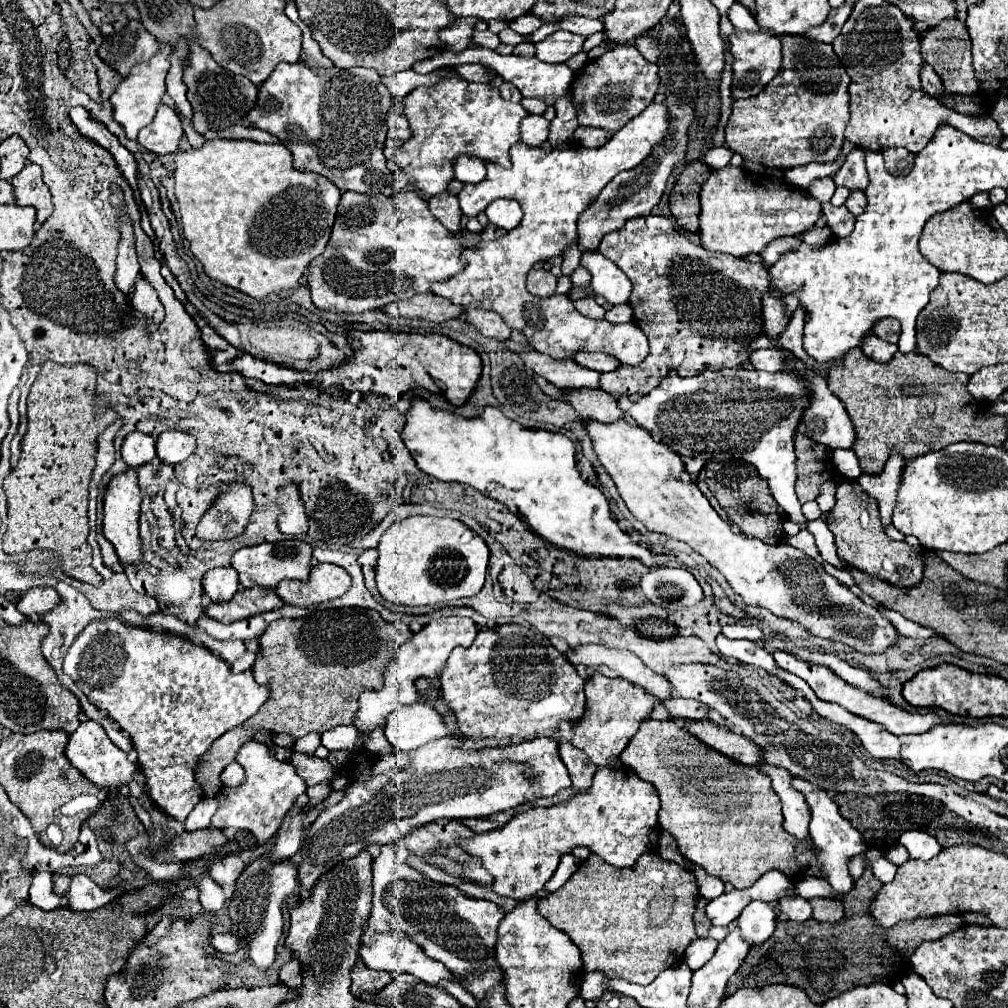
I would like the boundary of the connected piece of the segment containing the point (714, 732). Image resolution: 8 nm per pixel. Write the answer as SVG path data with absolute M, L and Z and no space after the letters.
M704 720L704 722L678 722L678 724L682 724L688 732L692 732L698 740L708 744L710 748L718 750L720 754L726 754L728 758L732 758L740 764L756 766L758 762L764 760L764 756L762 756L764 752L756 742L752 742L746 736L734 734L726 728L720 728L710 720Z

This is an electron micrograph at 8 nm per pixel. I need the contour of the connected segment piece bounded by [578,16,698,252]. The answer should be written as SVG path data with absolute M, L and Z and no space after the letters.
M664 16L660 20L662 28L652 28L646 32L646 36L652 36L658 40L658 76L664 92L664 106L668 110L668 132L660 144L654 146L652 154L642 160L636 168L620 172L598 196L594 206L586 210L580 220L578 220L578 234L580 234L580 246L584 252L594 252L596 246L600 244L602 236L618 230L626 224L626 220L636 218L636 216L646 216L650 214L652 206L656 206L666 190L668 176L672 170L684 162L686 150L688 150L688 128L692 126L696 118L696 98L698 98L698 80L696 80L696 60L694 60L694 50L688 44L688 38L680 34L678 30L678 16Z

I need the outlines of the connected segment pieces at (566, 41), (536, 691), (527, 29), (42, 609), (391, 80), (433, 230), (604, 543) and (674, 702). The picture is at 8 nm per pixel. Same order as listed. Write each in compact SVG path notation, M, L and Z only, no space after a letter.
M558 30L550 34L546 40L536 44L536 58L548 64L558 64L566 62L574 54L582 50L584 38L578 38L576 34L570 34L566 30Z
M518 624L480 630L472 646L454 648L440 680L444 682L442 696L456 718L460 734L472 740L496 738L500 746L520 744L538 736L546 736L550 734L550 730L574 724L584 716L586 710L584 680L578 676L576 668L550 644L546 636Z
M524 14L524 16L518 16L516 20L512 20L508 26L510 26L514 32L518 32L518 34L528 36L528 34L532 34L534 30L538 30L538 28L542 26L542 20L534 18L532 14Z
M50 586L30 588L26 594L22 594L22 598L18 600L16 606L24 616L30 616L30 614L44 616L48 610L52 610L58 604L58 600L60 600L58 592Z
M406 70L406 72L398 72L396 76L382 76L382 84L388 86L392 98L402 100L406 94L410 94L410 90L418 88L418 86L434 86L434 82L438 82L438 78L446 74L446 70L436 70L430 74L416 74L414 70Z
M344 192L338 204L336 222L332 228L330 242L324 250L324 260L314 258L308 266L308 288L312 292L312 302L320 310L330 312L366 312L384 308L400 298L410 298L412 294L430 292L432 282L444 282L454 274L462 272L460 262L462 248L456 238L436 220L416 192L398 192L394 196L364 196L358 192Z
M414 398L406 414L404 440L422 472L442 482L472 486L484 496L502 502L536 534L558 548L584 556L636 558L646 566L668 562L666 556L652 554L620 530L606 496L580 478L574 458L576 446L560 432L526 430L494 406L484 408L478 418L462 418L434 410L426 400Z
M668 698L664 702L660 702L666 712L668 718L672 720L704 720L708 716L708 706L702 706L700 702L694 700L684 700L684 698Z

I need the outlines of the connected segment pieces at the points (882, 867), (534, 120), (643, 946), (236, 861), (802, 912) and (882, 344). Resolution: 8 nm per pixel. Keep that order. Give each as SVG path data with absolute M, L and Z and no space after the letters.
M882 854L882 856L878 856L874 862L872 862L872 870L874 870L874 876L880 880L880 882L890 882L892 878L894 878L894 874L896 874L896 864L892 864L888 858L886 858L886 854Z
M530 114L522 120L522 142L530 148L540 148L548 140L548 122L542 116Z
M590 854L590 858L578 866L560 890L538 902L538 912L552 926L568 934L580 948L584 972L602 972L606 978L622 978L646 986L654 982L662 970L682 962L688 944L698 938L692 920L696 896L698 882L694 874L674 862L662 860L658 854L644 854L638 858L634 868L616 868L596 854Z
M230 854L226 858L220 858L218 862L214 862L214 868L210 868L210 876L220 884L220 886L232 886L236 882L236 878L240 876L240 872L244 870L244 862L240 858L240 854Z
M786 896L782 898L780 902L780 912L782 912L782 918L786 920L808 920L812 916L812 906L808 900L800 898L800 896Z
M866 336L862 342L862 352L874 362L890 362L892 356L898 352L898 346L878 336Z

